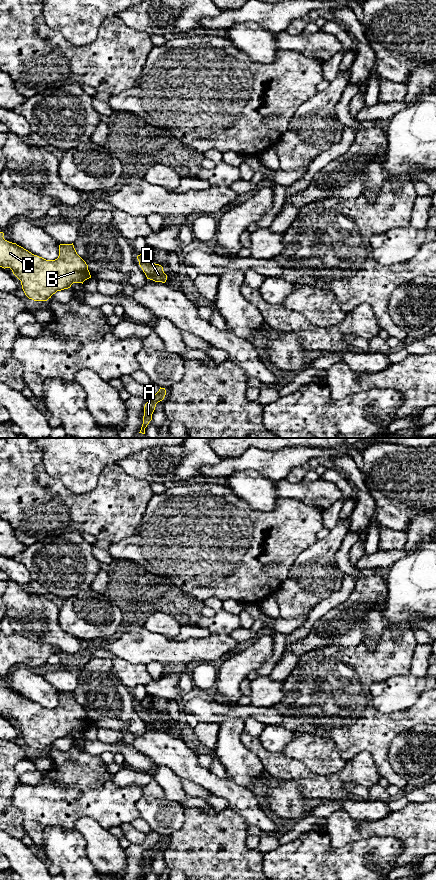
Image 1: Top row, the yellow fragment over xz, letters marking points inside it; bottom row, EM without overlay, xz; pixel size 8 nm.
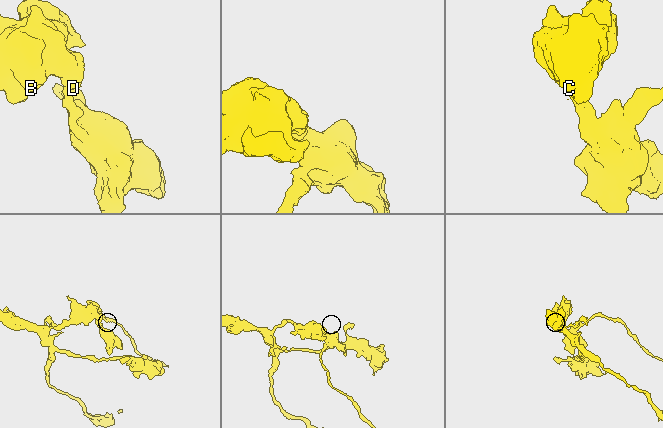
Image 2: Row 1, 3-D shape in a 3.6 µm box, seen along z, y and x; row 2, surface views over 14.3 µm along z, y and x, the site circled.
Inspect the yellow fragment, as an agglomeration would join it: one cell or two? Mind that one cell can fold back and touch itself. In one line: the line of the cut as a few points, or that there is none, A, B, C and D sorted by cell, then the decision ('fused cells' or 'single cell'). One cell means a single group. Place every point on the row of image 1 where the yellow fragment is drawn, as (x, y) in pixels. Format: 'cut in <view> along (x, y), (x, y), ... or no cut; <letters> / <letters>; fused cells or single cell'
cut in xz along (152, 262), (140, 265); A / B C D; fused cells

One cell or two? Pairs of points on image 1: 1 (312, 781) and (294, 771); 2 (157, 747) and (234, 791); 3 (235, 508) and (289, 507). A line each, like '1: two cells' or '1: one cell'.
1: one cell
2: one cell
3: one cell

